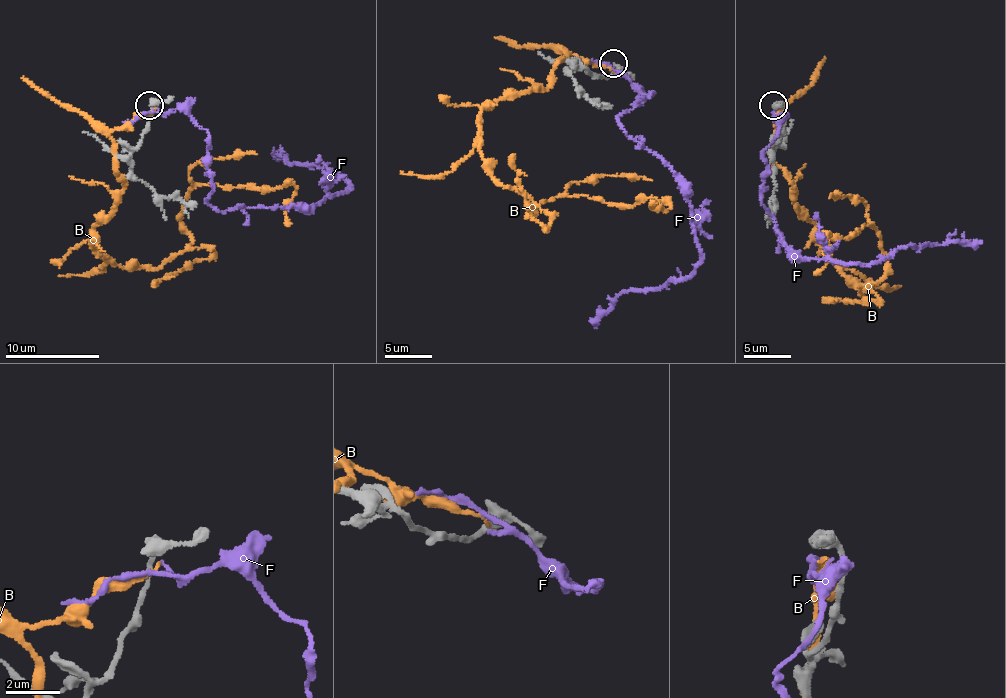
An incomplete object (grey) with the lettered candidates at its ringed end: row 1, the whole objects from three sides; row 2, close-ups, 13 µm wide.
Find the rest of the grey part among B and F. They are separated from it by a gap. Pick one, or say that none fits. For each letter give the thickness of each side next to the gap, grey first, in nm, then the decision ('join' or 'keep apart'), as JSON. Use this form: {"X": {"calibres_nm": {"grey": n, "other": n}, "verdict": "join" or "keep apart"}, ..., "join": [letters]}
{"B": {"calibres_nm": {"grey": 320, "other": 150}, "verdict": "keep apart"}, "F": {"calibres_nm": {"grey": 320, "other": 180}, "verdict": "keep apart"}, "join": []}

